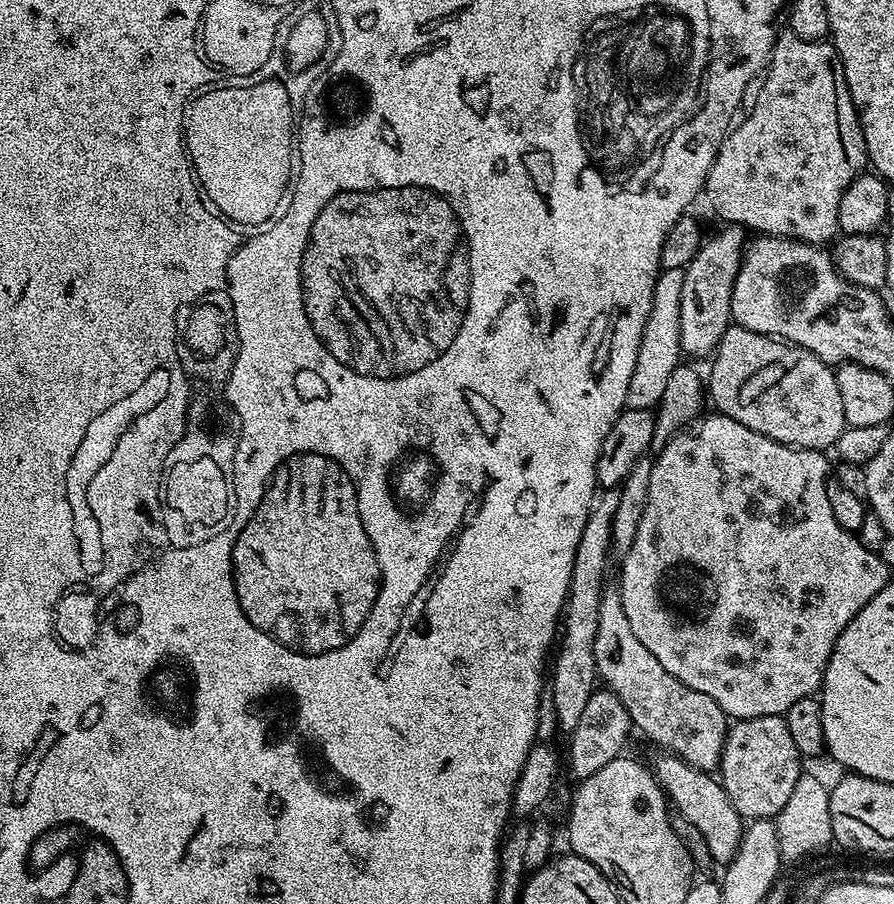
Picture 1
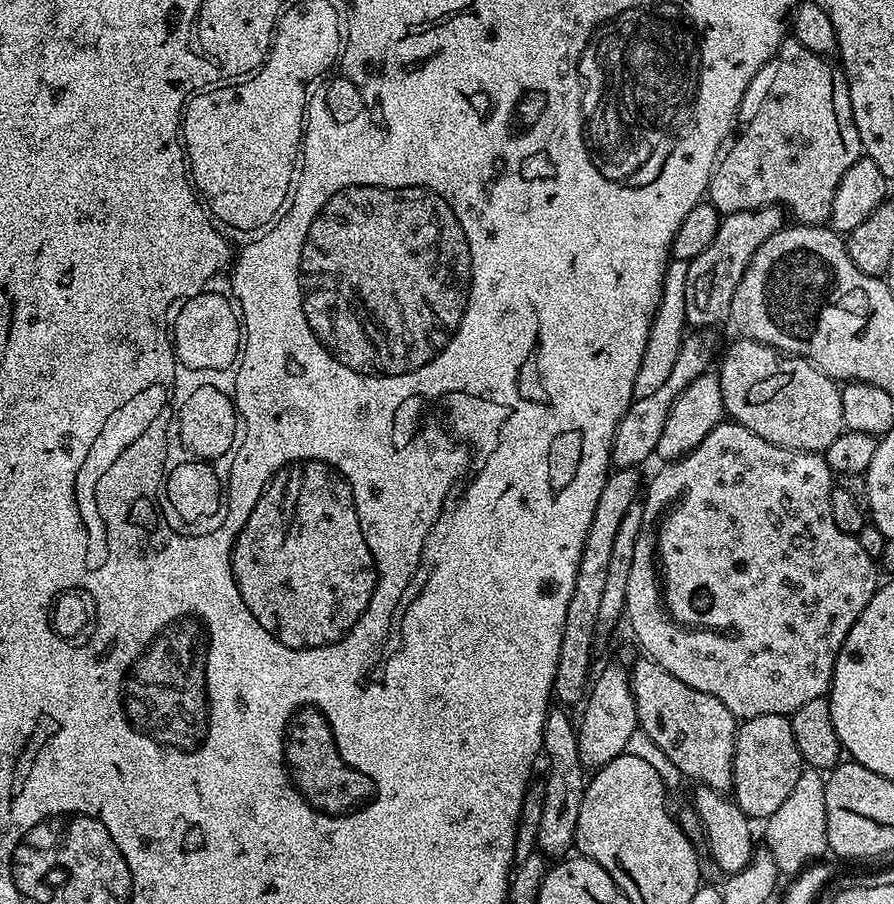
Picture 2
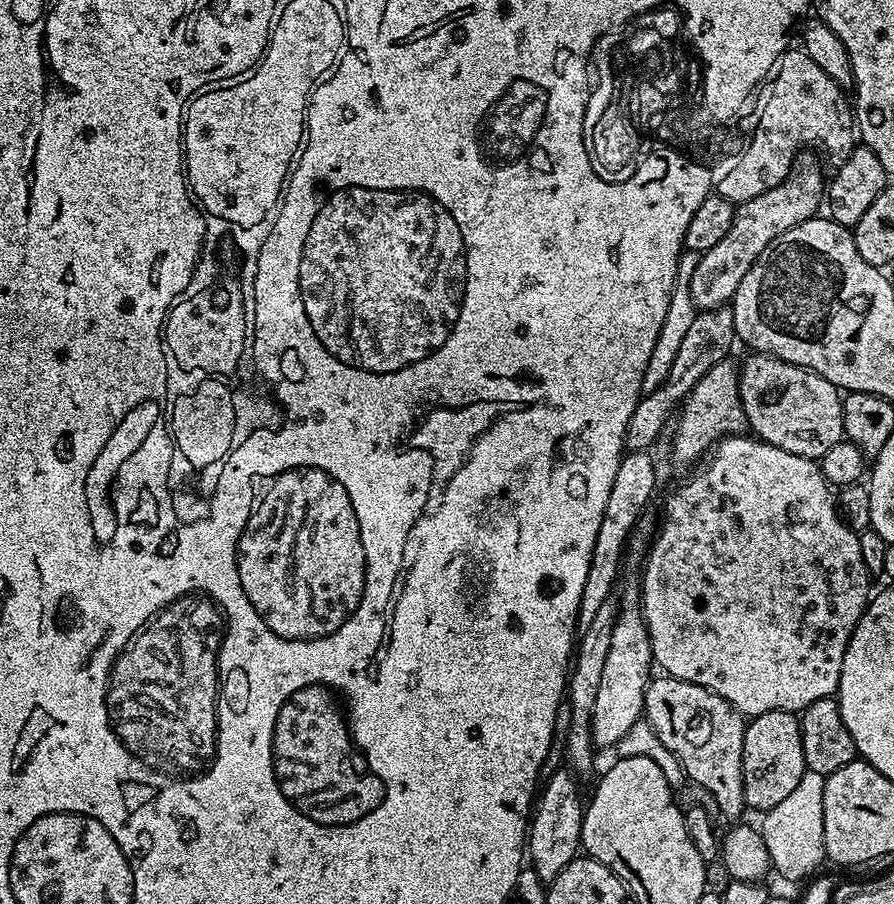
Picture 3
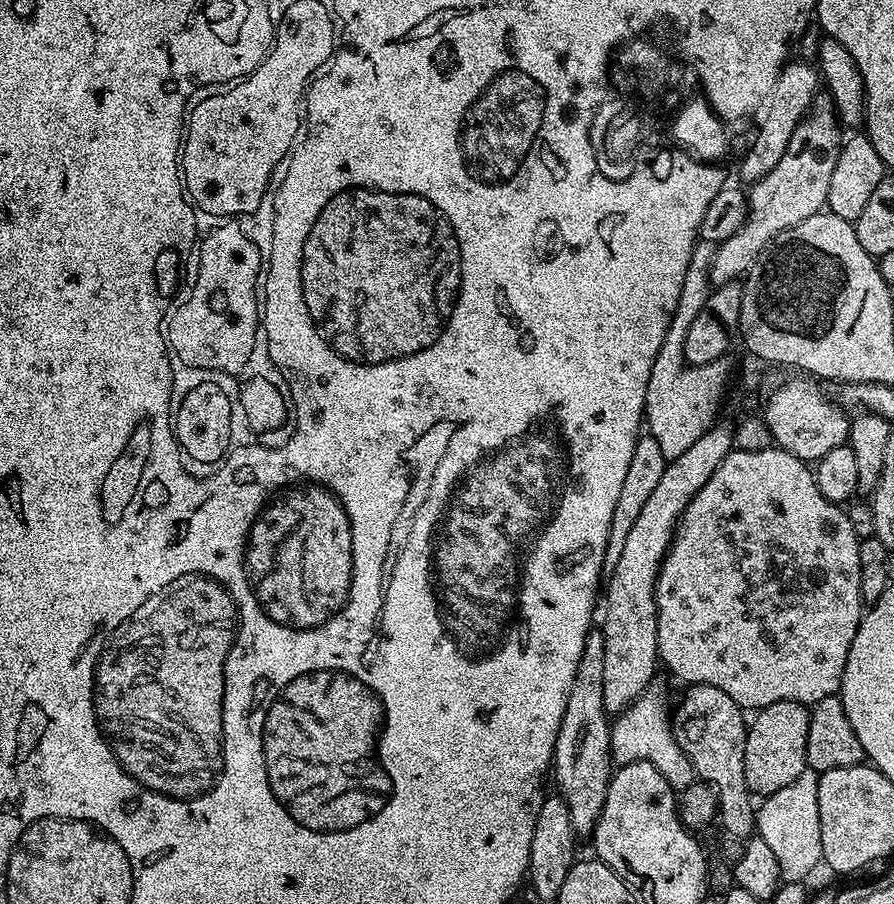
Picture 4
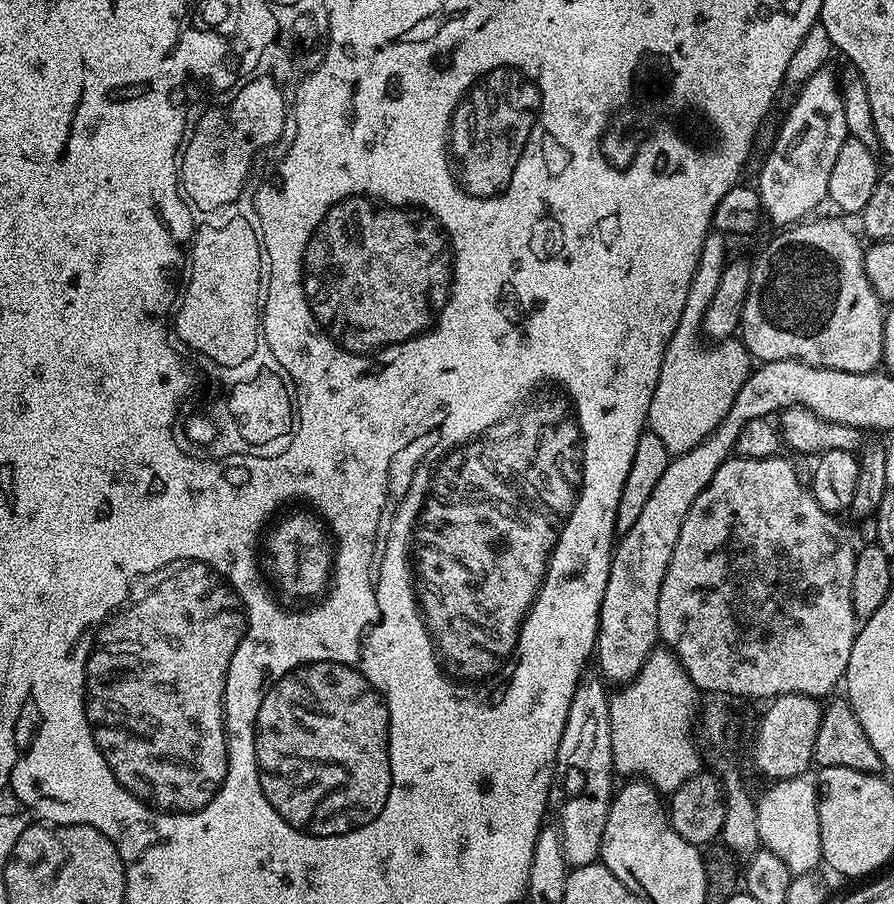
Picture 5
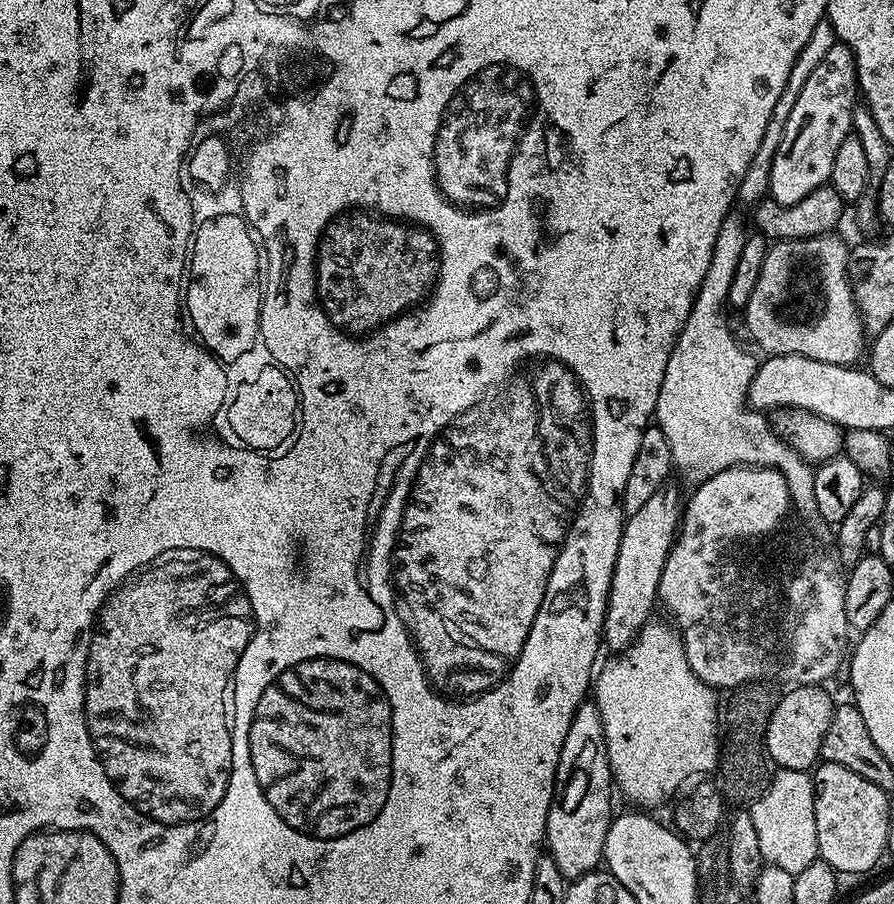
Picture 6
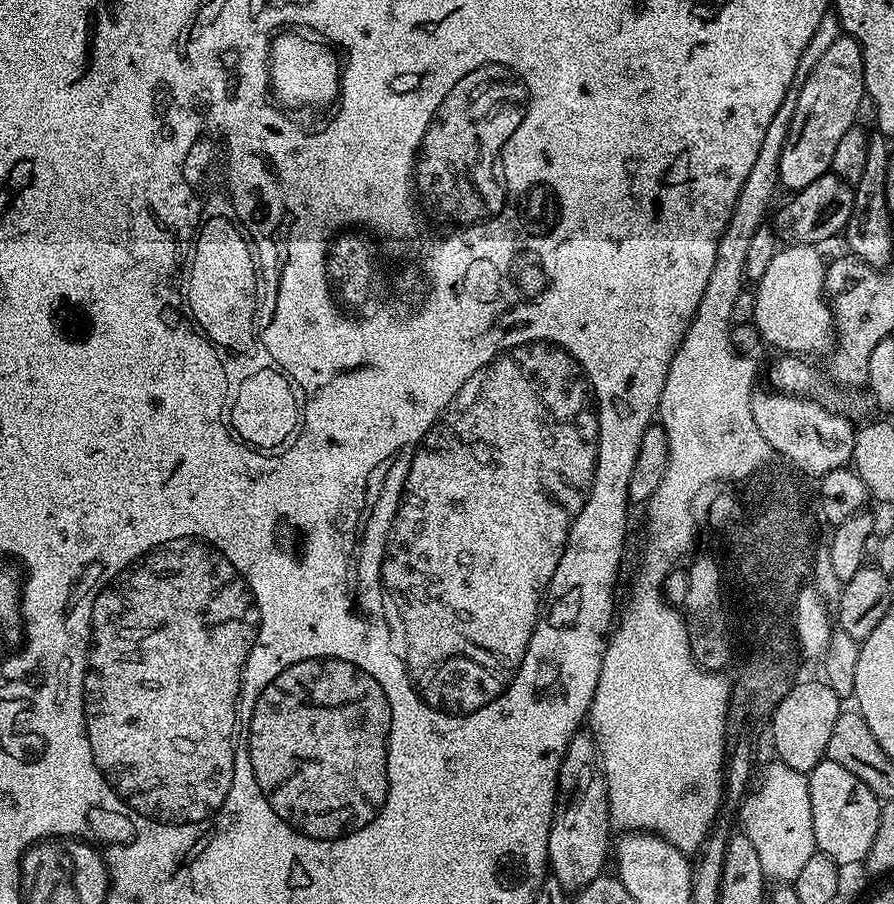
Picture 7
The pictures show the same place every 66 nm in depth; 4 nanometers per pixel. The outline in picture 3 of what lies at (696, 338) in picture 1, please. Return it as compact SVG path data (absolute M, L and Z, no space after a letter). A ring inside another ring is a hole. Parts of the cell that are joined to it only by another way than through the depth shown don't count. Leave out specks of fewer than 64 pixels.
M801 154L796 157L792 171L782 183L766 190L766 194L758 194L758 198L750 198L745 204L739 205L730 230L726 230L722 242L703 252L694 270L694 278L690 280L688 289L697 309L713 310L725 307L738 290L742 278L746 278L746 270L754 266L762 250L766 250L766 246L770 246L770 242L774 242L778 234L786 234L786 230L817 215L821 211L825 196L826 172L824 176L814 157Z

